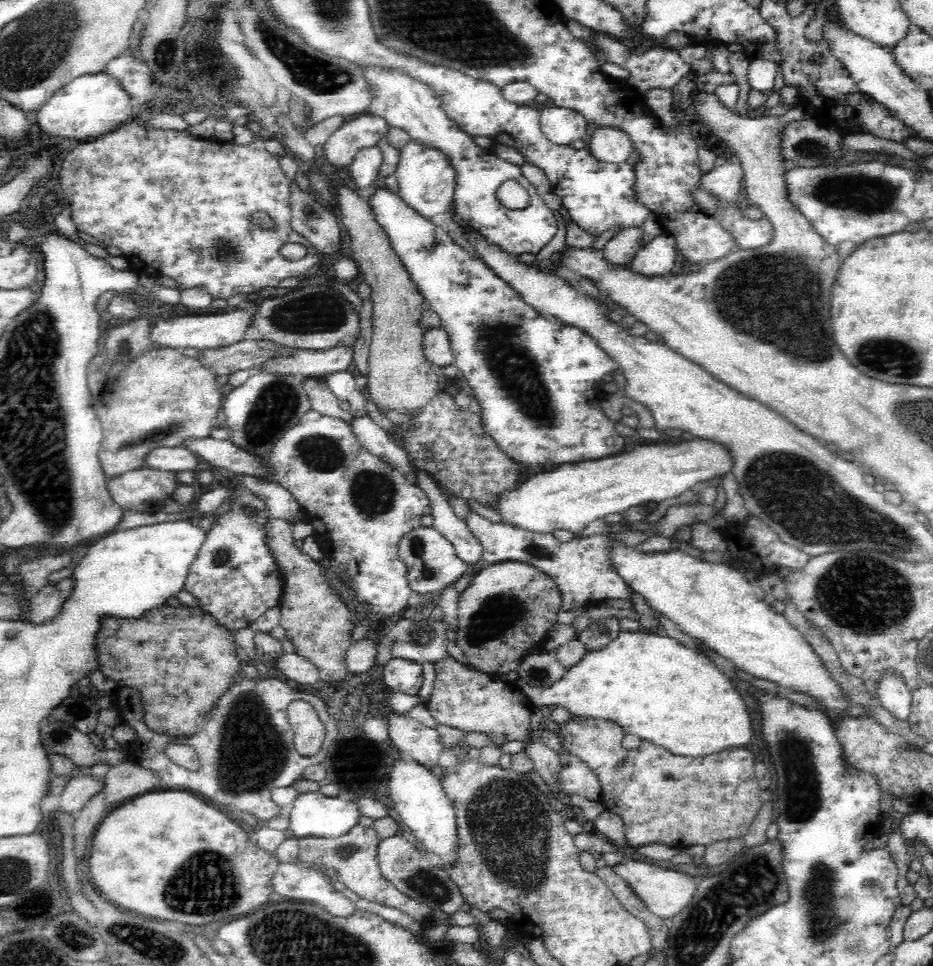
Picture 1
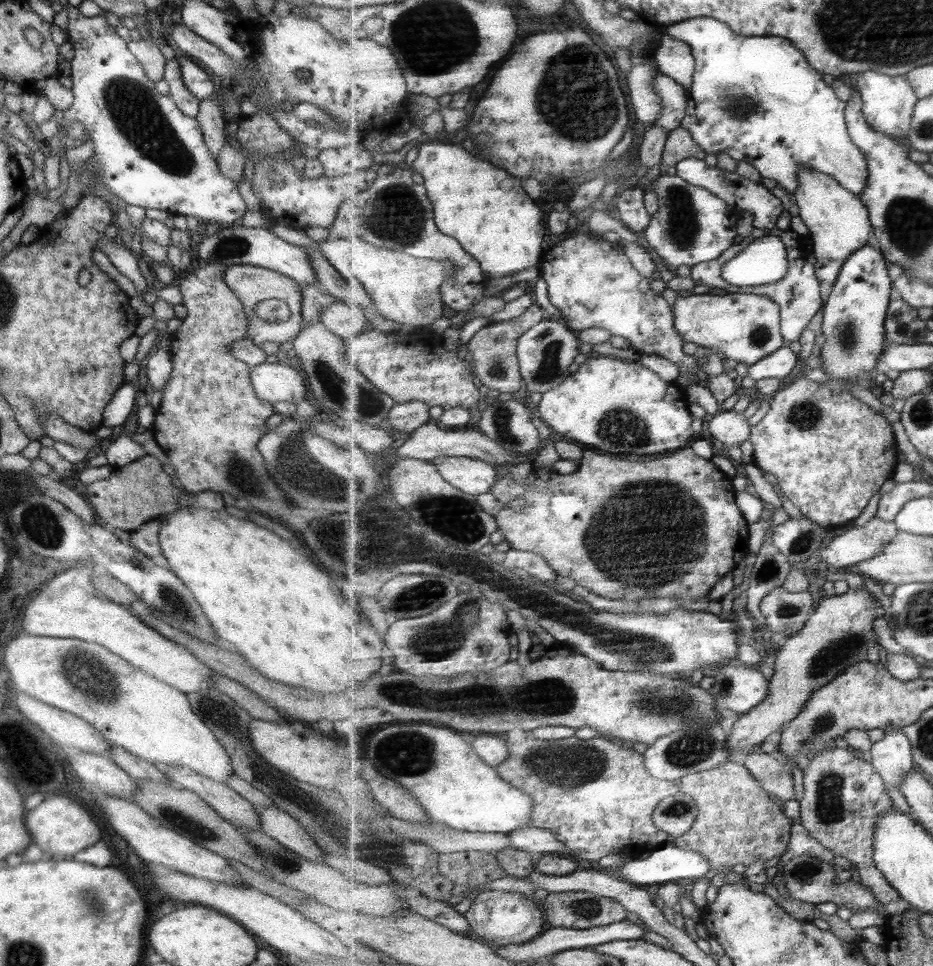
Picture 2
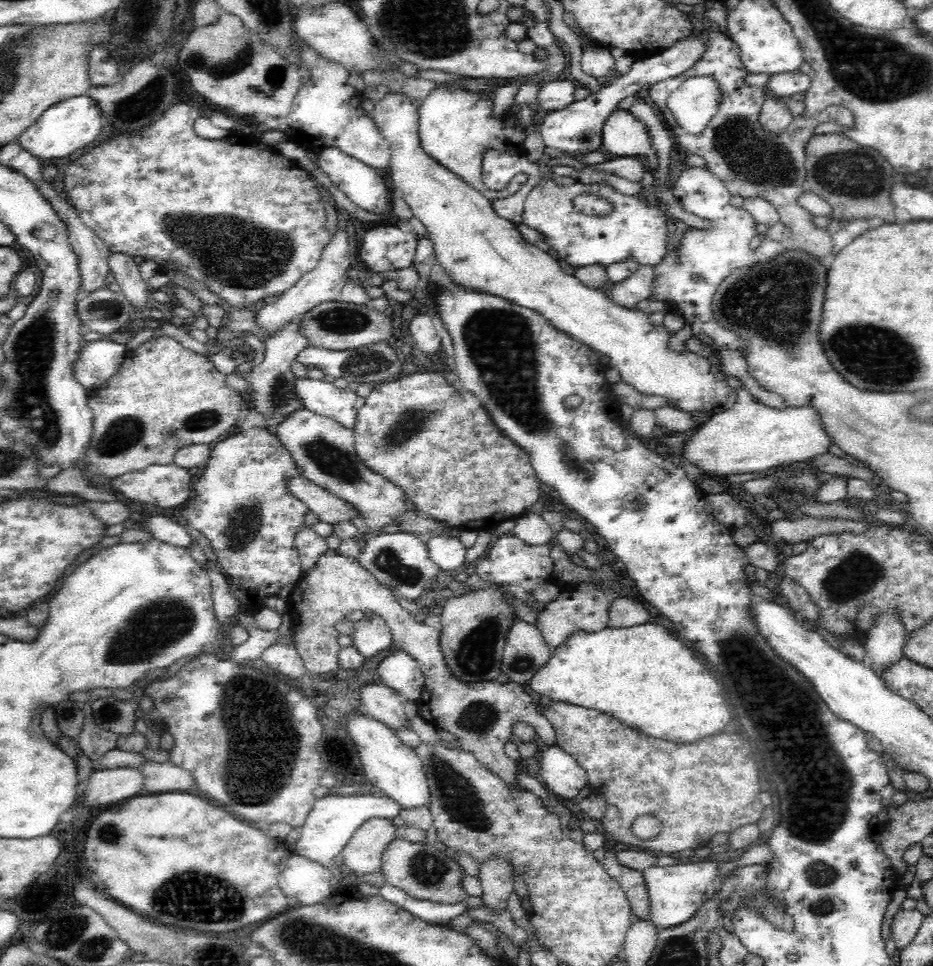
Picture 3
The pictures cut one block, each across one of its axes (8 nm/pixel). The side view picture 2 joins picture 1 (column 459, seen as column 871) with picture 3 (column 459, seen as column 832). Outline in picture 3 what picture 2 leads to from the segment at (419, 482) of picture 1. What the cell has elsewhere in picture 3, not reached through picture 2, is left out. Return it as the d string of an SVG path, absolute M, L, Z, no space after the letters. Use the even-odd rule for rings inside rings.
M434 536L424 543L428 560L440 571L456 570L464 564L466 550L456 537Z

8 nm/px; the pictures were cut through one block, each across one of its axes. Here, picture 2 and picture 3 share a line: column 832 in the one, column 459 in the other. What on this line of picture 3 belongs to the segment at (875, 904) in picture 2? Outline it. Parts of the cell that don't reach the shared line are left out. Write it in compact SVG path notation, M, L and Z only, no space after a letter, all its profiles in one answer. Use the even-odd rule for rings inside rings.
M397 838L386 847L381 858L381 873L386 883L404 890L418 900L430 900L442 904L456 904L467 900L464 889L466 873L460 863L441 845L415 844L404 838Z

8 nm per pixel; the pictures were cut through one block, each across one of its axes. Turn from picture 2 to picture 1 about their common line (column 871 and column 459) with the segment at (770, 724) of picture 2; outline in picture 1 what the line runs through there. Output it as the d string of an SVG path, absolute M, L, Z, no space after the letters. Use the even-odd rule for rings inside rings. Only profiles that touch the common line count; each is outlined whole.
M506 561L490 565L489 567L483 568L478 574L476 574L475 578L472 579L468 587L458 595L456 610L456 619L458 619L458 624L455 629L455 644L458 645L460 650L462 650L464 656L466 656L466 660L470 662L472 669L481 673L485 672L489 675L502 677L505 673L517 670L518 664L520 664L520 660L525 653L537 650L544 645L544 636L546 636L546 634L548 634L548 630L557 623L560 604L562 604L562 599L560 599L560 589L558 589L556 583L554 583L552 578L548 575L545 575L544 572L540 572L538 569L532 567L532 565L514 561Z

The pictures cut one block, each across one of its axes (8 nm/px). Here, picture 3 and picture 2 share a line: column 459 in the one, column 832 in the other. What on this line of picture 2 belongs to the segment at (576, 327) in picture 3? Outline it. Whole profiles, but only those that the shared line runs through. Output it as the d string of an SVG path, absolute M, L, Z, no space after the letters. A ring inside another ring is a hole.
M811 167L799 169L795 199L800 210L799 217L810 231L808 237L813 247L811 252L817 260L815 266L819 281L834 287L849 257L869 242L871 230L874 230L870 210L860 195L849 192L835 177Z

